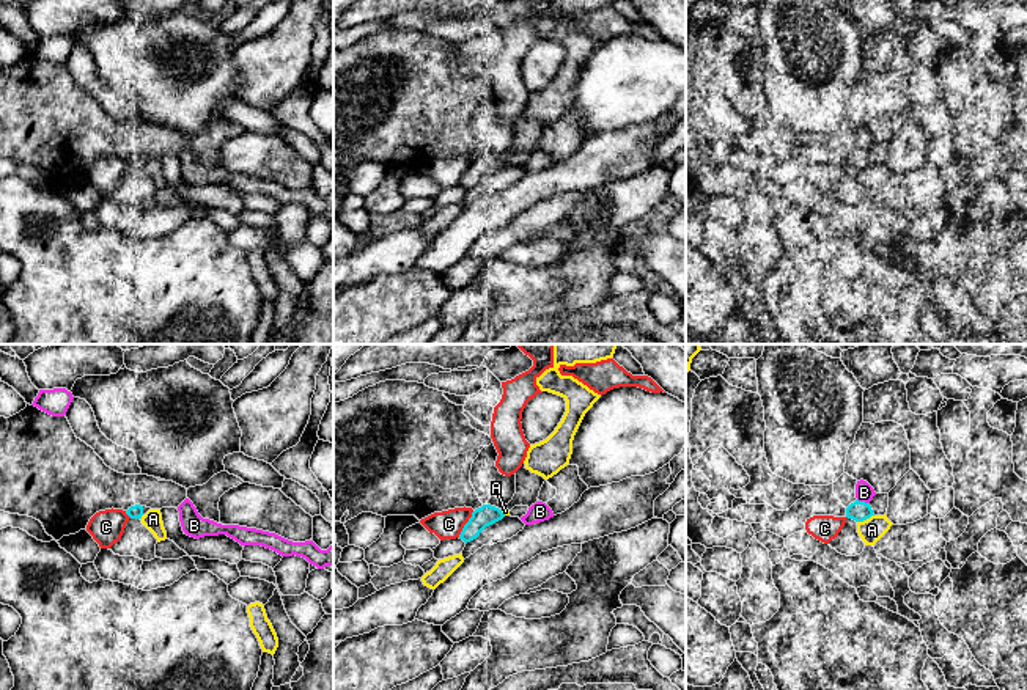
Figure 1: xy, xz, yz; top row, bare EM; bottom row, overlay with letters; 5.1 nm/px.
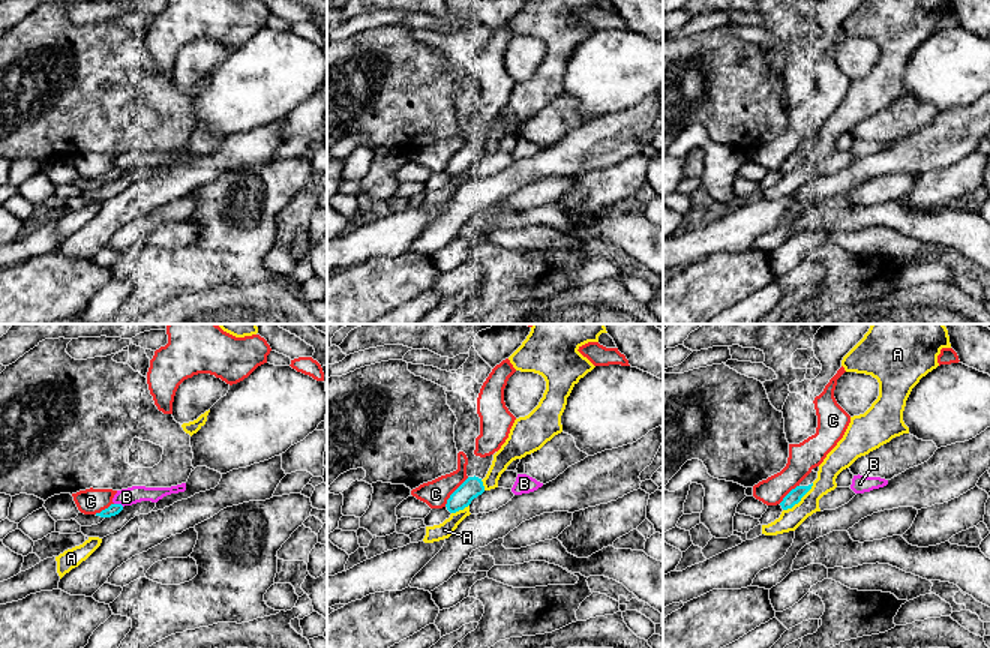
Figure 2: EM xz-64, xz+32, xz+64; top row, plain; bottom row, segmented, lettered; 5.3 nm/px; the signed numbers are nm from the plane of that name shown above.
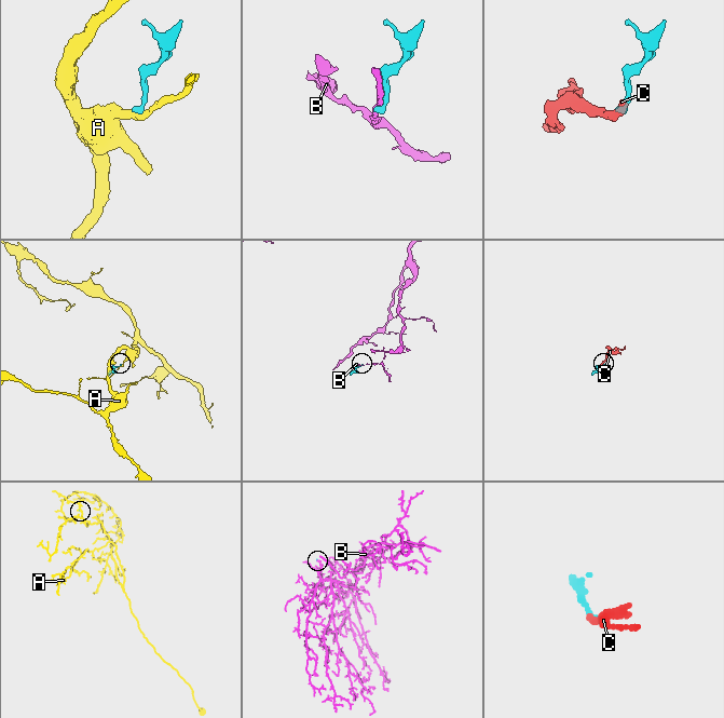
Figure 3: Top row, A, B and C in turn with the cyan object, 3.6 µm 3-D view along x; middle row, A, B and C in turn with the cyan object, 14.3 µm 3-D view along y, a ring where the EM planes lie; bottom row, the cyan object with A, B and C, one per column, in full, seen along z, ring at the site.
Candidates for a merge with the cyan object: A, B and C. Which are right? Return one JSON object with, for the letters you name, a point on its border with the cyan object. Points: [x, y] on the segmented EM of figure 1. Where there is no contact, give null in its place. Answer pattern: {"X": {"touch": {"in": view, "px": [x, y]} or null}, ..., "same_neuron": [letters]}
{"B": {"touch": {"in": "yz", "px": [864, 502]}}, "same_neuron": ["B"]}

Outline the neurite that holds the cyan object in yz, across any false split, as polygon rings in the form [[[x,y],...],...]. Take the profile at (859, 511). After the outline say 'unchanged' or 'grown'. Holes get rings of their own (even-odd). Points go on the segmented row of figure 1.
[[[863,479],[857,481],[856,484],[857,500],[846,508],[846,517],[856,522],[863,522],[874,516],[870,506],[870,501],[873,500],[874,495],[876,495],[874,489],[867,481]]]; grown

